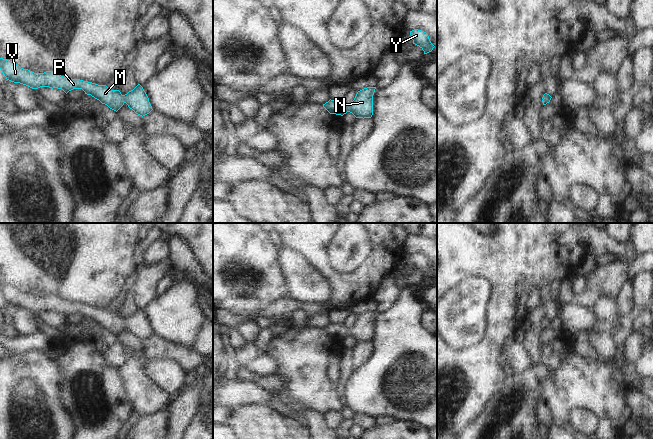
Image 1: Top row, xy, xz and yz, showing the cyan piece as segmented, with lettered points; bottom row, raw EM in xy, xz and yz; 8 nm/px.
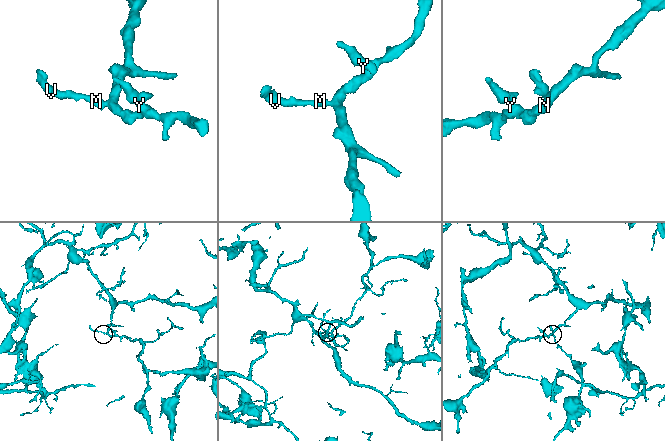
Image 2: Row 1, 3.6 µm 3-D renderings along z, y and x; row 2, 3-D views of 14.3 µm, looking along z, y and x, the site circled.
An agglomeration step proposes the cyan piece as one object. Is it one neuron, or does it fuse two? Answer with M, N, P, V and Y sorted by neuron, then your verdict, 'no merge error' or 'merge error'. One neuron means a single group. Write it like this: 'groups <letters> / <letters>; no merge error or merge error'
groups M N P V Y; no merge error

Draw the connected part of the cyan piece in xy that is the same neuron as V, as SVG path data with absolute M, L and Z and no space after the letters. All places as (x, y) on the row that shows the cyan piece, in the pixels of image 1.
M0 58L0 69L7 80L26 85L32 89L40 87L58 88L62 89L66 94L73 89L82 89L85 94L91 95L116 112L125 103L142 117L153 110L149 98L140 84L127 94L122 95L119 90L111 90L106 85L63 77L56 71L34 73L3 58Z

